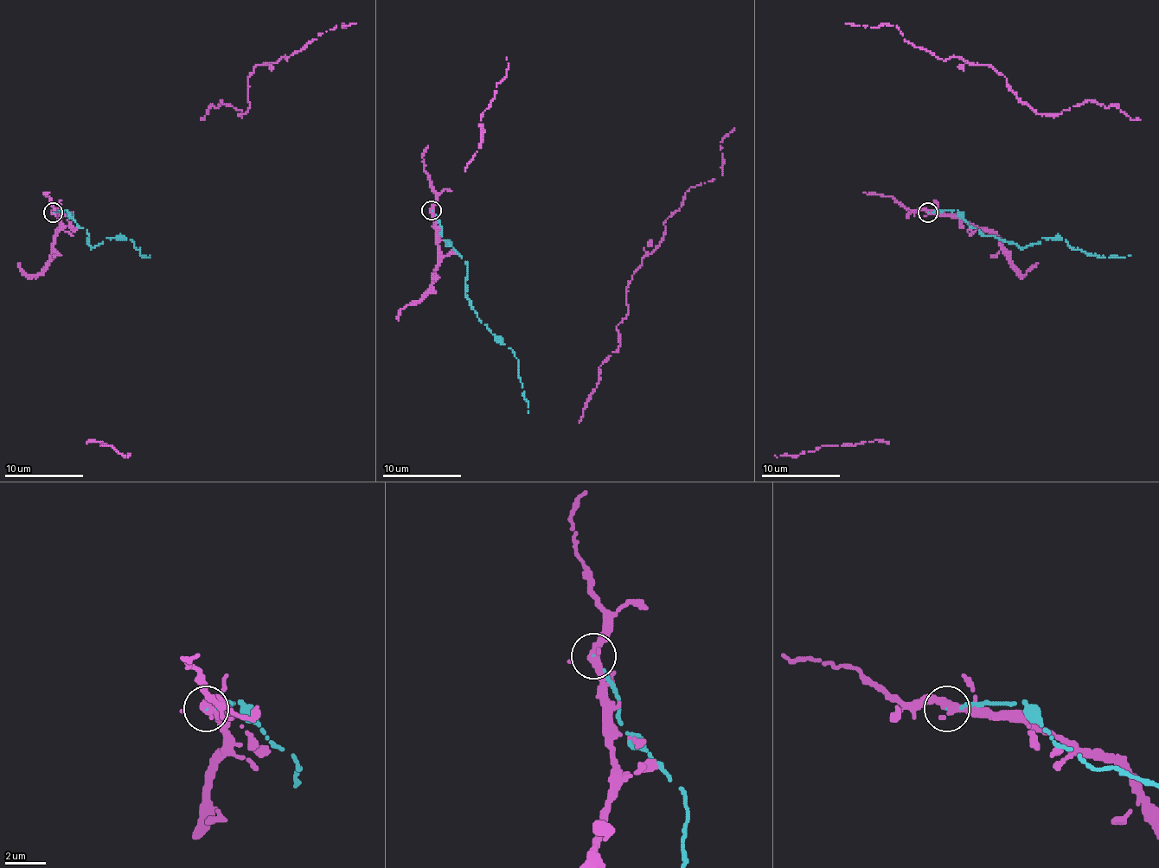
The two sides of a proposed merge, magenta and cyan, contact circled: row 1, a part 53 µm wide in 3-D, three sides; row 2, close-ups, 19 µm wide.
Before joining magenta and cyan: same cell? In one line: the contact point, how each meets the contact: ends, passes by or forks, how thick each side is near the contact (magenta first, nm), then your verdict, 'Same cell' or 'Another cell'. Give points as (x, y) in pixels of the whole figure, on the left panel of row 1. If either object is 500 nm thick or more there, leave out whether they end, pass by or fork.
Place: (53, 213). At the ring magenta passes by. At the ring cyan ends. Thickness 400 nm (magenta) against 100 nm. Another cell

